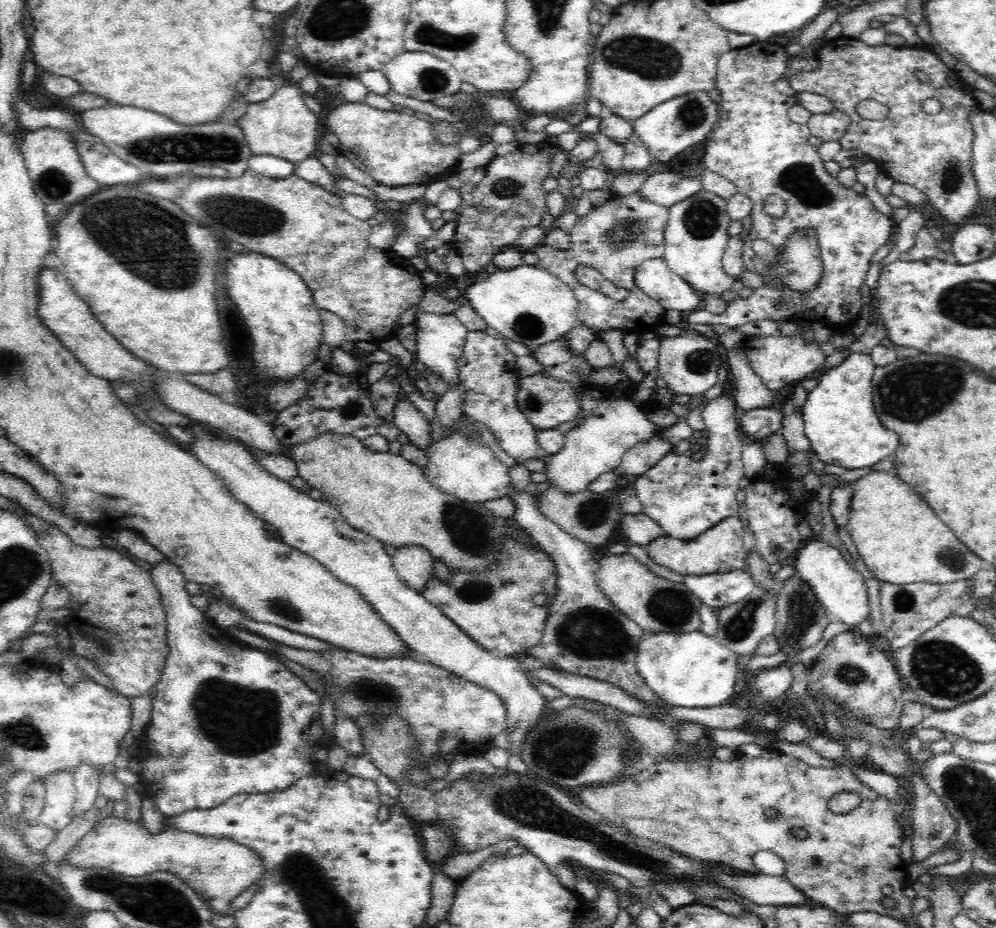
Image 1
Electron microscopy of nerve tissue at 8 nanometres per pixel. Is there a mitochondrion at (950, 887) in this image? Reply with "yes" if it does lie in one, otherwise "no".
no

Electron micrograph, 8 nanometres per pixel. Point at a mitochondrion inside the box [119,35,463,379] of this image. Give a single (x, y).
(180, 147)

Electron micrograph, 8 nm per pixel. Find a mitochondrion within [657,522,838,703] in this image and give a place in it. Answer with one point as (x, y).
(799, 617)

